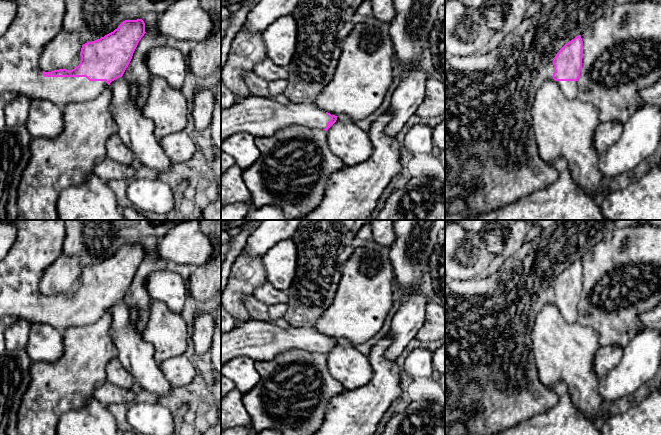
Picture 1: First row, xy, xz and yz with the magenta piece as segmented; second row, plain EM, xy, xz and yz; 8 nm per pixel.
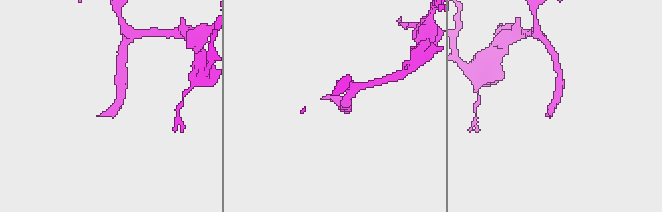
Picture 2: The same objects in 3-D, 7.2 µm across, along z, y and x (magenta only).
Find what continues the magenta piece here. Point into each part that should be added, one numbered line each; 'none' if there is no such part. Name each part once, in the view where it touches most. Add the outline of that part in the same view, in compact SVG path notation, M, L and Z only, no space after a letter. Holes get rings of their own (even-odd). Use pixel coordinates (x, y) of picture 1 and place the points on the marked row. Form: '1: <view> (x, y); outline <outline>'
1: xy (36, 22); outline M14 0L16 13L6 32L0 37L0 93L11 92L31 100L48 100L64 108L72 102L96 98L107 86L106 81L89 81L86 77L44 77L39 60L44 46L62 31L66 11L65 0Z

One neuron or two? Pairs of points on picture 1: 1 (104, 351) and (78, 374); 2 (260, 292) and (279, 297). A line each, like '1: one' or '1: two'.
1: one
2: one

